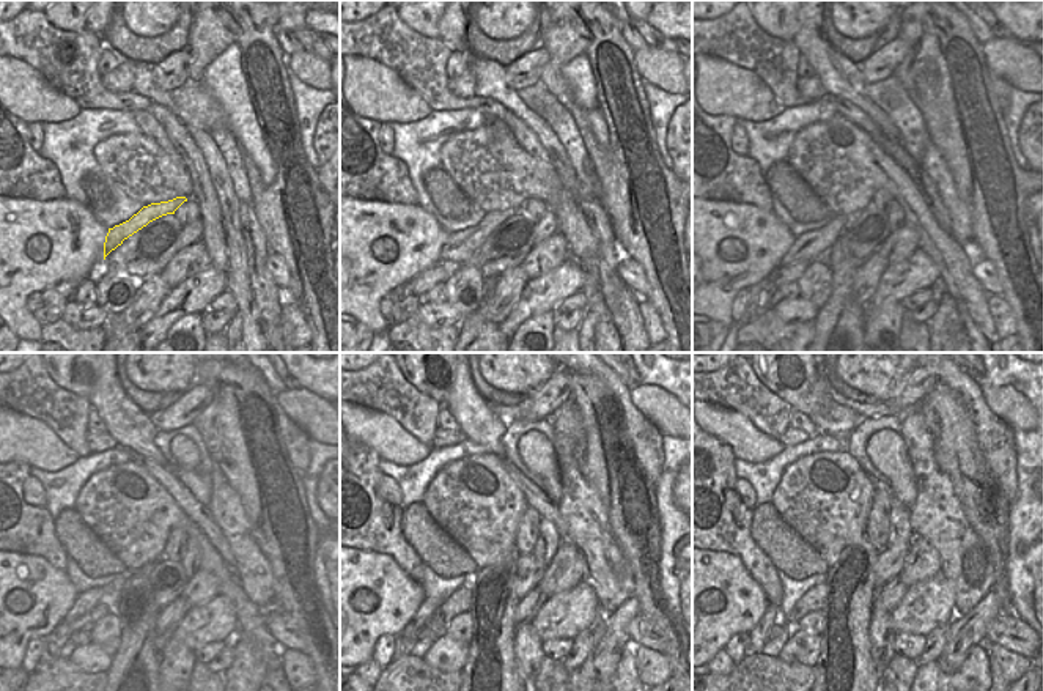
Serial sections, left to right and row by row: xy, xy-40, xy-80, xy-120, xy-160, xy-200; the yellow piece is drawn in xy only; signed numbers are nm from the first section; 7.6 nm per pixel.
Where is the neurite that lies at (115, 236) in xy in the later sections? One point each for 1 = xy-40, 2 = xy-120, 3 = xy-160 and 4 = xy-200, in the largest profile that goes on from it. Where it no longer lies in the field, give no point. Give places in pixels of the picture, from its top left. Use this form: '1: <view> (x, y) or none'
1: xy-40 (460, 246)
2: xy-120 (87, 600)
3: xy-160 (428, 606)
4: xy-200 (757, 636)

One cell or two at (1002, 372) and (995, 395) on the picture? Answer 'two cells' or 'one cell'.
two cells

